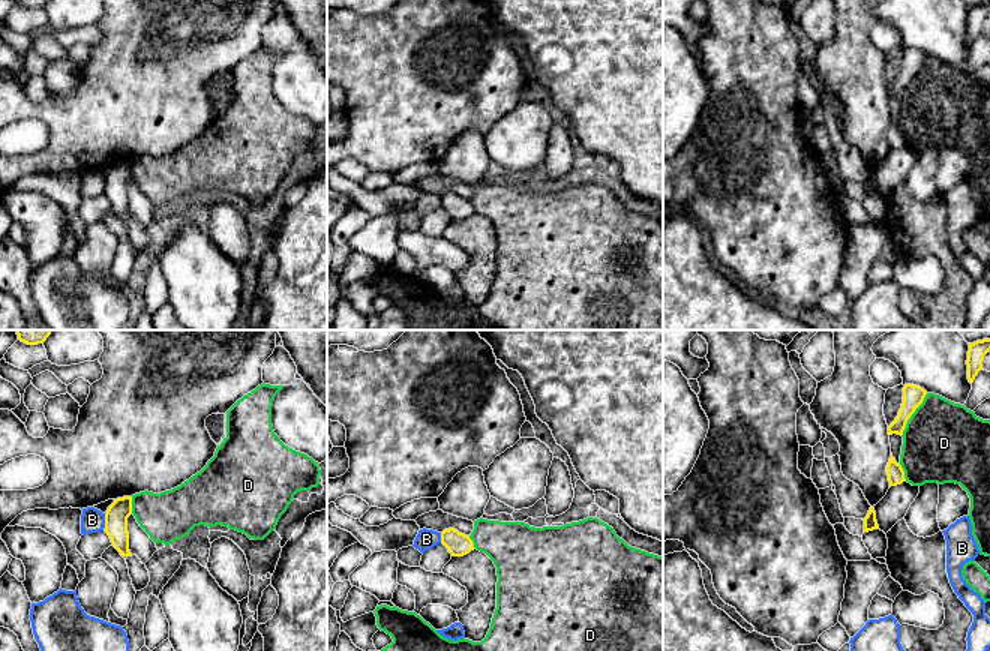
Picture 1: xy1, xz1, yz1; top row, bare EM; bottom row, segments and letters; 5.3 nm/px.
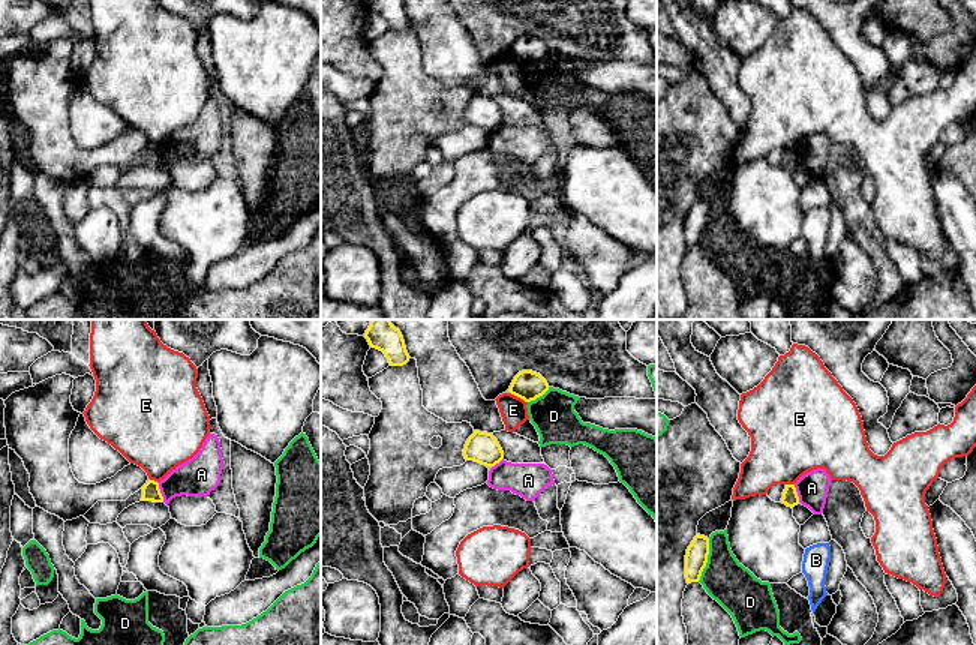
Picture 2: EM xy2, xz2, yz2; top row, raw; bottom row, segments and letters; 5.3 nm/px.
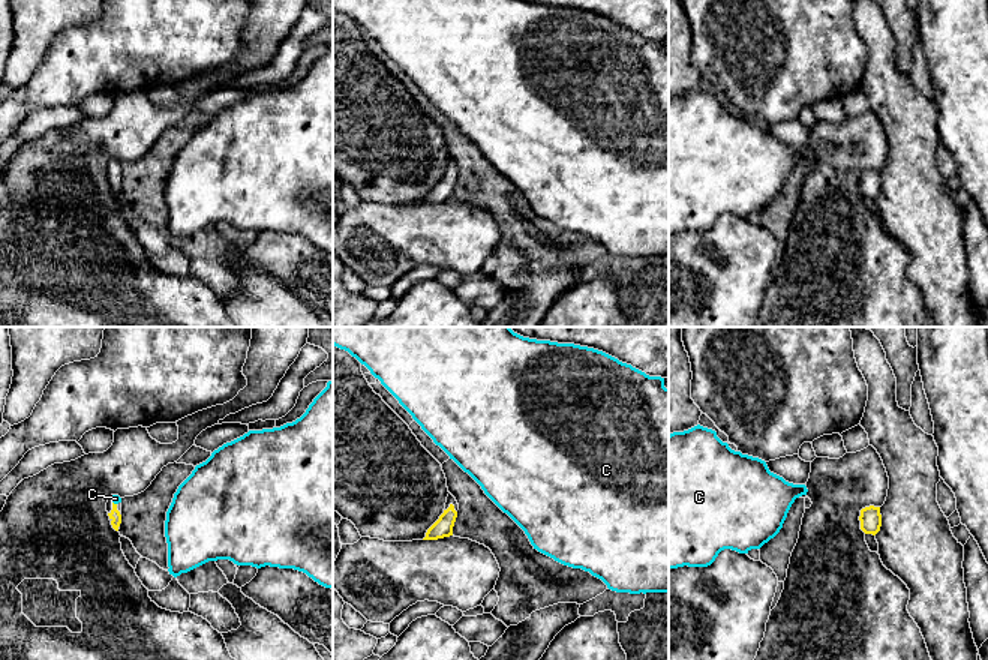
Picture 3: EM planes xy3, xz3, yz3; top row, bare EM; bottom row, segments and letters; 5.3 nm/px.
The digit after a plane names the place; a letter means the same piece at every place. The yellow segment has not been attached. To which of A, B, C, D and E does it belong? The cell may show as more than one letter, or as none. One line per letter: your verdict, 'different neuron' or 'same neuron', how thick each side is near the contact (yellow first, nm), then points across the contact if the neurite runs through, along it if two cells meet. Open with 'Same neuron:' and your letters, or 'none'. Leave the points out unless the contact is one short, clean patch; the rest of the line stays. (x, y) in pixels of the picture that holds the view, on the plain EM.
Same neuron: C
A: different neuron; 100 nm thick on the yellow side, 200 nm on the other; border along xy2 (156, 146), (164, 165)
B: different neuron; 130 nm thick on the yellow side, 130 nm on the other; border along xy1 (105, 177), (105, 189), (102, 192)
C: same neuron; 60 nm thick on the yellow side, 50 nm on the other; runs through xy3 (114, 179), (113, 167), (116, 162)
D: different neuron; 120 nm thick on the yellow side, 240 nm on the other
E: different neuron; 160 nm thick on the yellow side, 150 nm on the other

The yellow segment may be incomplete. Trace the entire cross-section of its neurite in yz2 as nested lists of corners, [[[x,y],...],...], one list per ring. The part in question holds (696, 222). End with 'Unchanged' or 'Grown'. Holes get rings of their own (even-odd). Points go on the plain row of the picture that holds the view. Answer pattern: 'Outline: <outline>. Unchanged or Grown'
Outline: [[[697,198],[687,213],[685,243],[687,248],[699,246],[709,219],[709,202]]]. Unchanged

